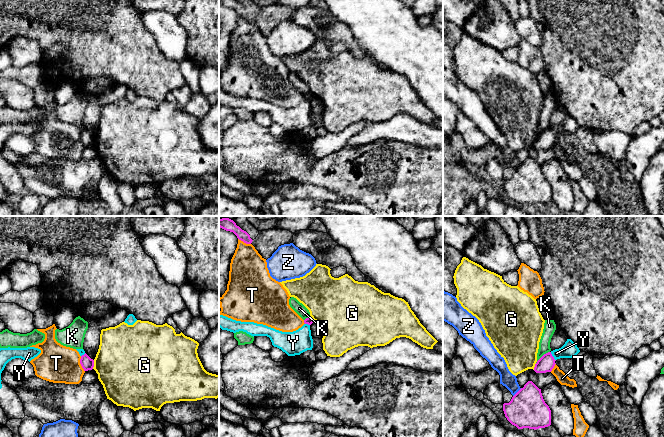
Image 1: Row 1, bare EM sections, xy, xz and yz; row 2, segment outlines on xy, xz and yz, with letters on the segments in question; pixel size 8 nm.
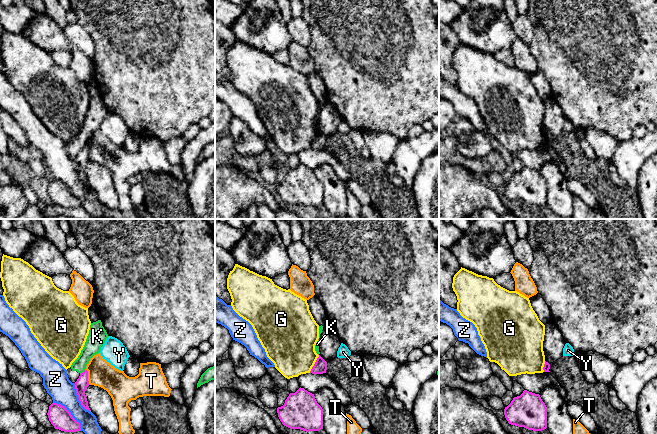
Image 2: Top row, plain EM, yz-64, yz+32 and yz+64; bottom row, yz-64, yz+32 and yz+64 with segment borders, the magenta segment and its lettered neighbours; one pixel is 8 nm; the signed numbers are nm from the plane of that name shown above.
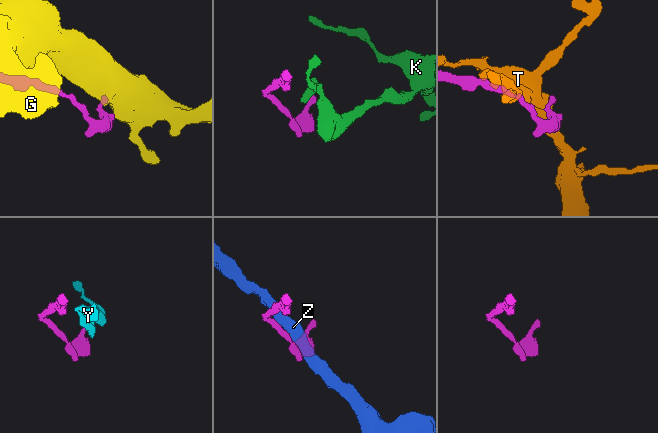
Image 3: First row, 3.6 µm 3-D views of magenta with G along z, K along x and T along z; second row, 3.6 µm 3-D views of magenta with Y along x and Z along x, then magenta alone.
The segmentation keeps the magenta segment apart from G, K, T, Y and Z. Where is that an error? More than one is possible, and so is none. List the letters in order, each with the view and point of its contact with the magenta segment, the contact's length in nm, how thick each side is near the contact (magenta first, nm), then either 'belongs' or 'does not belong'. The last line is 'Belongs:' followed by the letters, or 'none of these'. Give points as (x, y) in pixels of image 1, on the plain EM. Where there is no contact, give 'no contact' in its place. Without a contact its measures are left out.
G: meets magenta in xy at (93, 140); contact 70 nm long; 100 nm thick on the magenta side, 460 nm on the other; does not belong
K: meets magenta in yz at (542, 132); contact 150 nm long; 140 nm thick on the magenta side, 100 nm on the other; does not belong
T: meets magenta in xy at (80, 139); contact 130 nm long; 100 nm thick on the magenta side, 300 nm on the other; does not belong
Y: meets magenta in yz at (552, 132); contact 80 nm long; 140 nm thick on the magenta side, 120 nm on the other; does not belong
Z: meets magenta in yz at (517, 168); contact 100 nm long; 300 nm thick on the magenta side, 120 nm on the other; does not belong
Belongs: none of these

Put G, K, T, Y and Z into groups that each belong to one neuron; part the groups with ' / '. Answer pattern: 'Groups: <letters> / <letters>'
Groups: G / K / T / Y / Z

